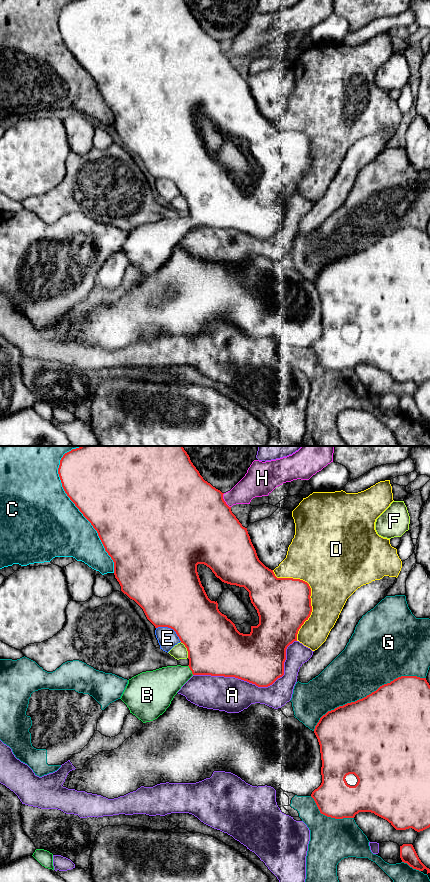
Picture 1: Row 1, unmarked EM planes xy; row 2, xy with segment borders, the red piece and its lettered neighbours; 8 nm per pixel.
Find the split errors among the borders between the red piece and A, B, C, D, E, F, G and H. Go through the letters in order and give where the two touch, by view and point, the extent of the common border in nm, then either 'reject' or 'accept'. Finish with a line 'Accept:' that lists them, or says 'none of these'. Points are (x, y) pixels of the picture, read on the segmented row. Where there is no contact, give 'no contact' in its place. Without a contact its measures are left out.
A: meets red in xy at (256, 685); contact 900 nm long; reject
B: meets red in xy at (190, 669); contact 90 nm long; accept
C: meets red in xy at (78, 508); contact 1050 nm long; reject
D: meets red in xy at (310, 593); contact 600 nm long; reject
E: meets red in xy at (170, 627); contact 240 nm long; reject
F: meets red in xy at (187, 649); contact 140 nm long; reject
G: meets red in xy at (367, 695); contact 1000 nm long; reject
H: meets red in xy at (223, 500); contact 130 nm long; reject
Accept: B

